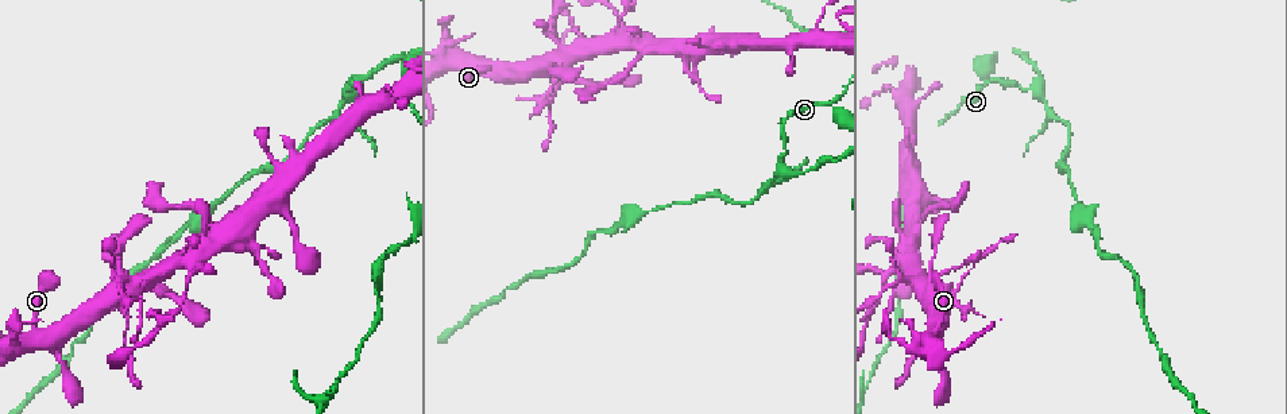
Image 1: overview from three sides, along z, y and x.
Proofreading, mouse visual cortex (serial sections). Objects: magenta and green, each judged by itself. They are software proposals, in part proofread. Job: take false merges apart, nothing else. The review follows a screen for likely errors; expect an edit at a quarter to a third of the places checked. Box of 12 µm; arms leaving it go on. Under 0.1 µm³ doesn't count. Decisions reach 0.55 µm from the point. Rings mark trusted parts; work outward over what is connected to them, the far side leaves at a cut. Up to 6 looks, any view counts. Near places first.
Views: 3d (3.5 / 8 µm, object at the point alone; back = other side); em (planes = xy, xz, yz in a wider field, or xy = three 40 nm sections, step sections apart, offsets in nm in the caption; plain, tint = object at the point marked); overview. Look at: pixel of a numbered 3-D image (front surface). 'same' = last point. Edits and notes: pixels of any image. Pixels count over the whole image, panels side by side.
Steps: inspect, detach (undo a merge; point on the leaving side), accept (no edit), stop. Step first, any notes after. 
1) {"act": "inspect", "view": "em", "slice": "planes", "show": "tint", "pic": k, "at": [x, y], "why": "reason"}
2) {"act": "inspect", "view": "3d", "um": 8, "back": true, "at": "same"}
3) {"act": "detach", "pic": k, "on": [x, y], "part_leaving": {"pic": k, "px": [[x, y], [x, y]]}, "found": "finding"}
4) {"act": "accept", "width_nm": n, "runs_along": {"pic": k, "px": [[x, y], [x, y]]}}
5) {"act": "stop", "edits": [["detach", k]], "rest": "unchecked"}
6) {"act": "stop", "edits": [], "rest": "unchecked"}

{"act": "inspect", "view": "3d", "um": 3.5, "pic": 1, "at": [779, 170], "why": "branch point"}

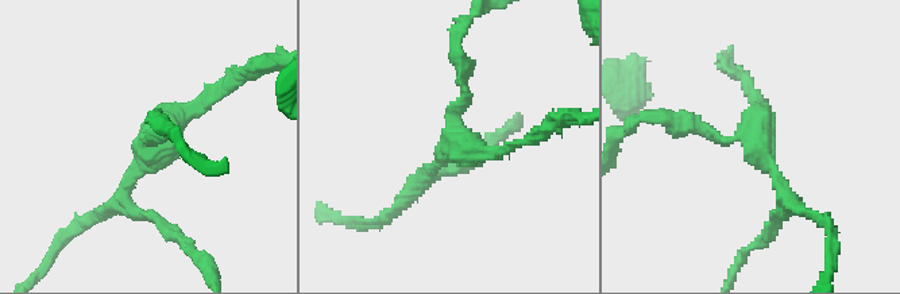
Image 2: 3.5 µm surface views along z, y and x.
{"act": "inspect", "view": "em", "slice": "xy", "step": 5, "show": "tint", "pic": 2, "at": [151, 139]}

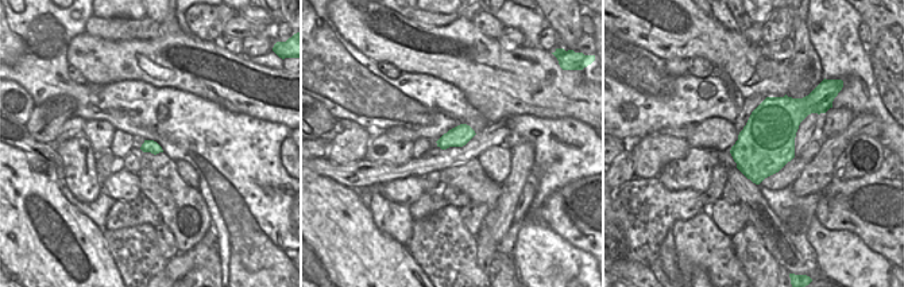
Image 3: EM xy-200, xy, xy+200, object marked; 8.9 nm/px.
{"act": "inspect", "view": "em", "slice": "xy", "step": 2, "show": "tint", "at": "same"}

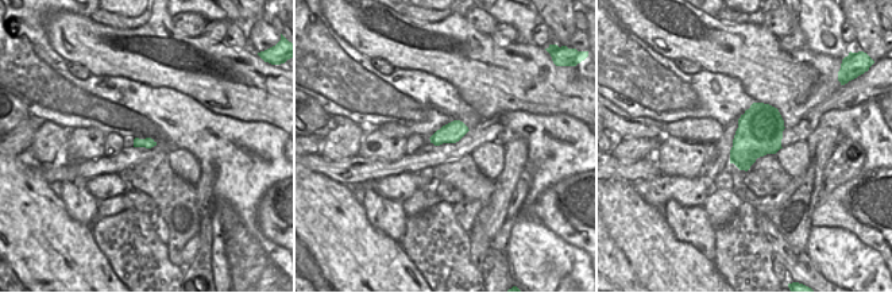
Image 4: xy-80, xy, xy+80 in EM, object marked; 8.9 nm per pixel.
{"act": "detach", "pic": 2, "on": [468, 153], "part_leaving": {"pic": 2, "px": [[451, 127], [447, 158], [406, 198]]}, "found": "a second cell is stuck on"}

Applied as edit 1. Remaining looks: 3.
{"act": "inspect", "view": "3d", "um": 8, "pic": 1, "at": [925, 290], "why": "looks like a crossing"}

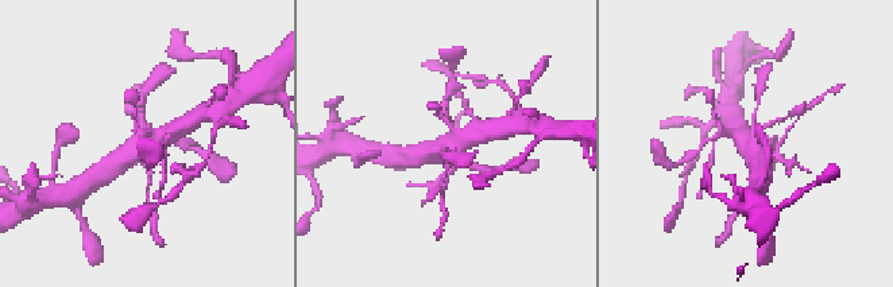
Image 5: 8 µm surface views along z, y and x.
{"act": "inspect", "view": "em", "slice": "xy", "step": 5, "show": "tint", "pic": 5, "at": [448, 144]}

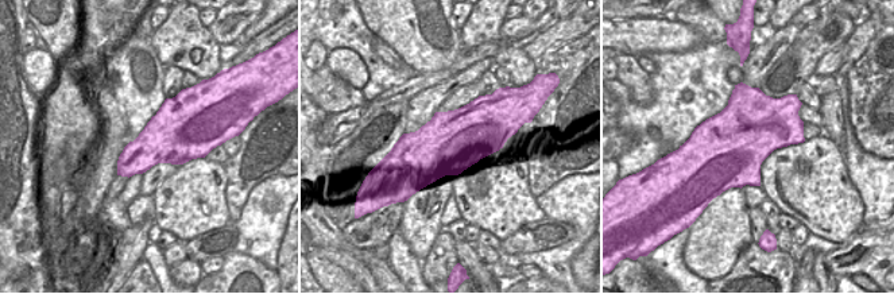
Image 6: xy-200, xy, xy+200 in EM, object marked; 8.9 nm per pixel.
{"act": "detach", "pic": 5, "on": [789, 165], "found": "two cells meet here"}

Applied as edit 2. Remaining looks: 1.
{"act": "inspect", "view": "3d", "um": 3.5, "pic": 1, "at": [908, 258], "why": "abrupt turn"}

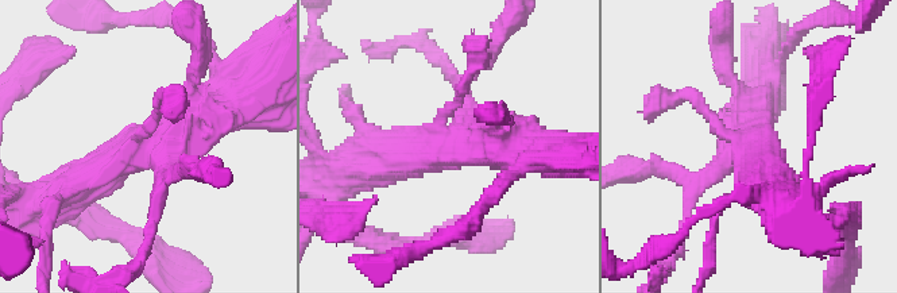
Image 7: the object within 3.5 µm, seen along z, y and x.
{"act": "accept", "runs_along": {"pic": 7, "px": [[78, 187], [231, 108]]}, "found": "continuous, no second cell"}

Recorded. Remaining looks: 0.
{"act": "stop", "edits": [["detach", 2], ["detach", 5]], "rest": "unchecked"}

